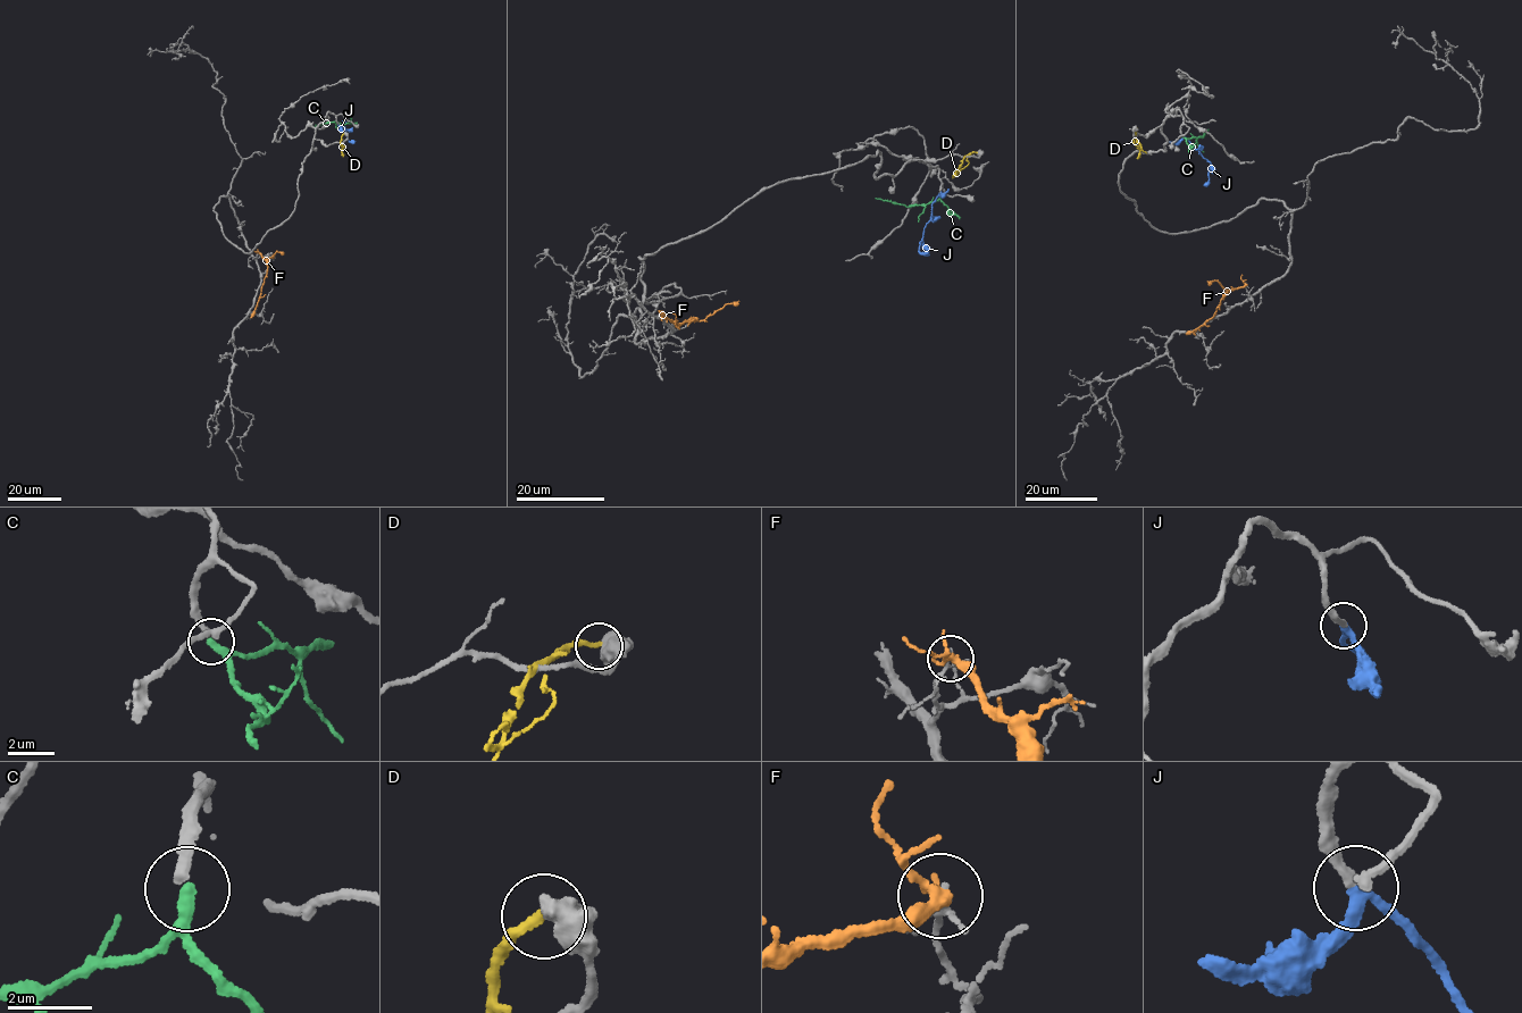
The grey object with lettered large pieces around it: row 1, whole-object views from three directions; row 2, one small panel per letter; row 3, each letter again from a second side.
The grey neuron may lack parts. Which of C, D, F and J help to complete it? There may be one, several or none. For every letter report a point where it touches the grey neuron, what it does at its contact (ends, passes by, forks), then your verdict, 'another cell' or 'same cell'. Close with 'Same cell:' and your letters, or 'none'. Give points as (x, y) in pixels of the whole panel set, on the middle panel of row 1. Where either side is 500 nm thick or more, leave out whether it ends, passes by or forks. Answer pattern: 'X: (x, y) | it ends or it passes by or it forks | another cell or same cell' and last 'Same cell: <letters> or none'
C: (941, 194) | it passes by | another cell
D: (977, 152) | another cell
F: (675, 325) | it passes by | another cell
J: (939, 193) | it passes by | same cell
Same cell: J

